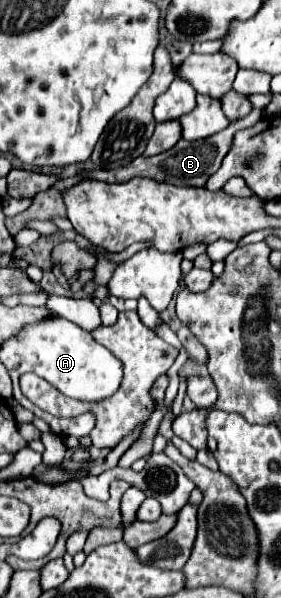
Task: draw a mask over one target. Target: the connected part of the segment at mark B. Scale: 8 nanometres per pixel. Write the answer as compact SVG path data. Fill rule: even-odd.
M254 108L246 118L232 122L228 128L224 128L222 132L206 138L206 140L196 140L196 142L188 142L188 140L180 140L172 150L162 152L158 156L152 158L144 158L138 156L136 160L132 160L126 168L116 168L116 170L96 170L96 172L84 172L82 176L88 178L96 178L96 180L106 180L110 184L114 182L126 182L130 178L136 176L146 176L146 178L154 178L154 180L162 180L162 182L172 182L172 184L180 184L180 186L204 186L206 180L220 168L224 154L228 154L228 146L232 144L234 132L252 126L254 122L258 122L264 116L264 110Z

